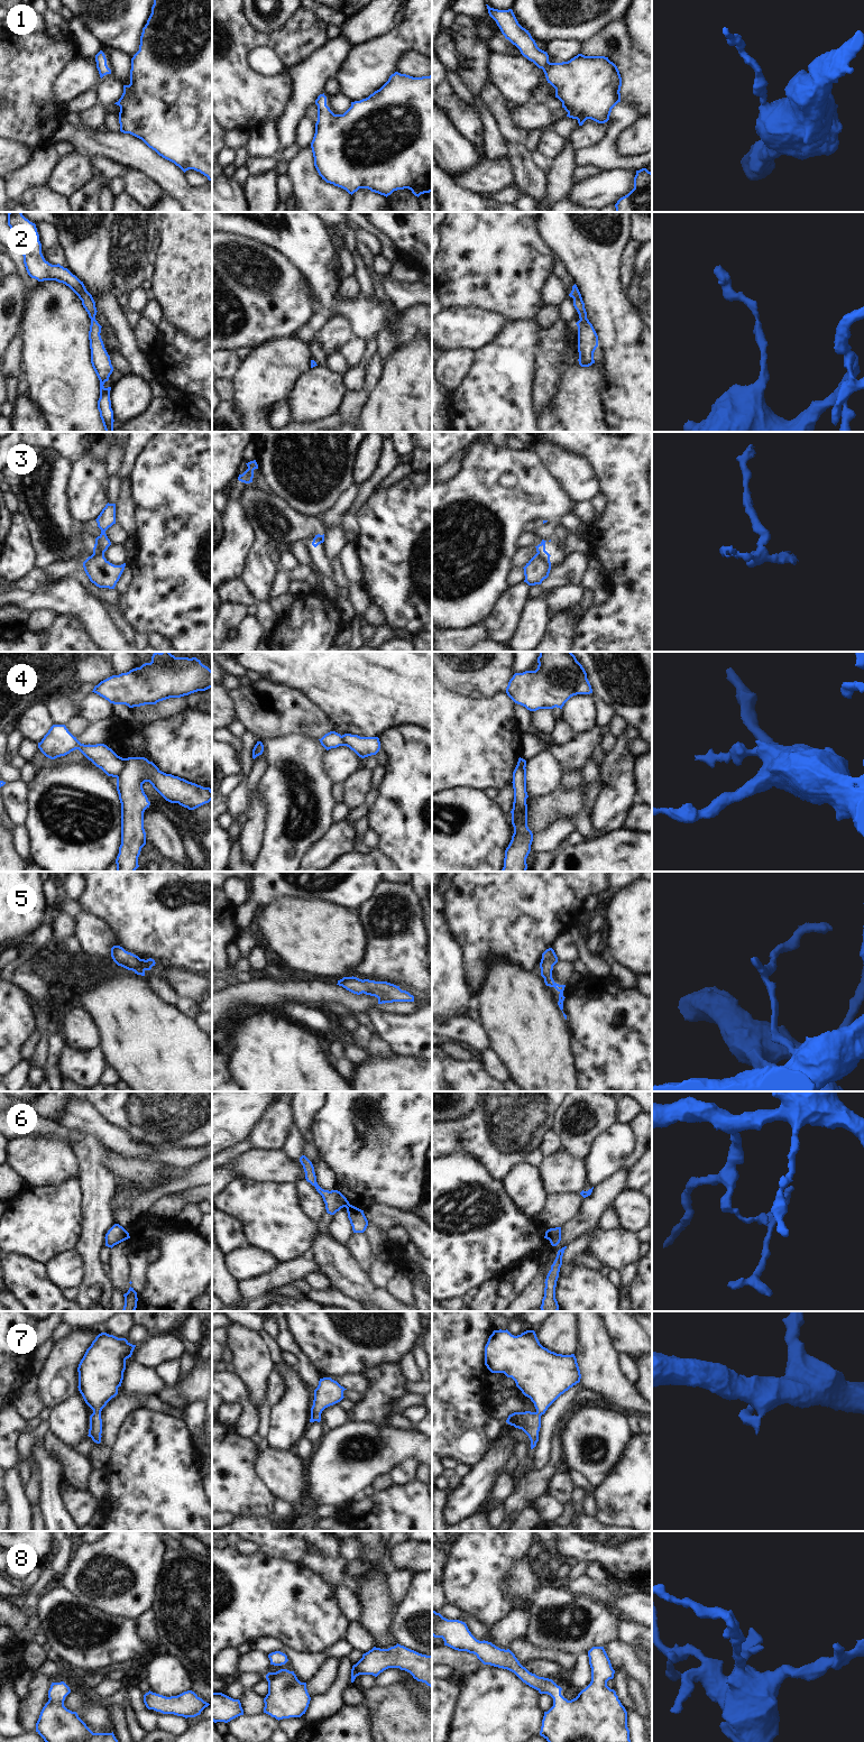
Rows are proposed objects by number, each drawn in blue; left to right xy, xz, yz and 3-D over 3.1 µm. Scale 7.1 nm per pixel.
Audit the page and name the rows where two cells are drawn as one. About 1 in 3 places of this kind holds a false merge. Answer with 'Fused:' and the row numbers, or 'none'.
Fused: 3, 4, 6

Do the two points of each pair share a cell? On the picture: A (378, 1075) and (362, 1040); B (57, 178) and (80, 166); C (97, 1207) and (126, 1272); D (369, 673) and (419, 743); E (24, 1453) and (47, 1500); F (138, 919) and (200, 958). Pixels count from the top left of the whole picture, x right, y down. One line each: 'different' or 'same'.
A: different
B: same
C: different
D: different
E: different
F: same

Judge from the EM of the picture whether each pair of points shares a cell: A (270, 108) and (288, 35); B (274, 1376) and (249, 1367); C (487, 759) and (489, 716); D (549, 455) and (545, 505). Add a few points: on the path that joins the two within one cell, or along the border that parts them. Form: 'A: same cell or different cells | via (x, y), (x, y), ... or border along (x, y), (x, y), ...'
A: same cell | via (276, 90), (290, 68), (290, 53)
B: different cells | border along (274, 1370), (267, 1379), (266, 1401)
C: same cell | via (487, 748), (487, 730), (489, 727)
D: different cells | border along (531, 450), (563, 491)

